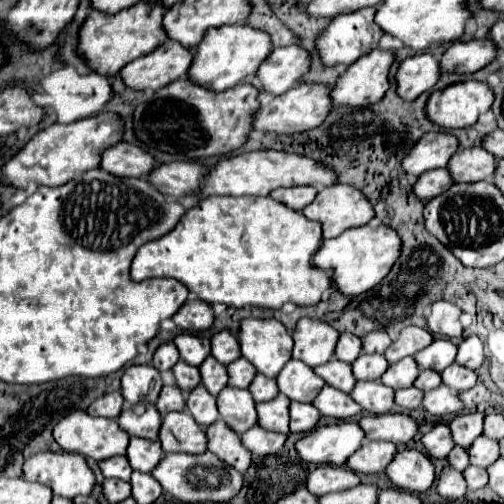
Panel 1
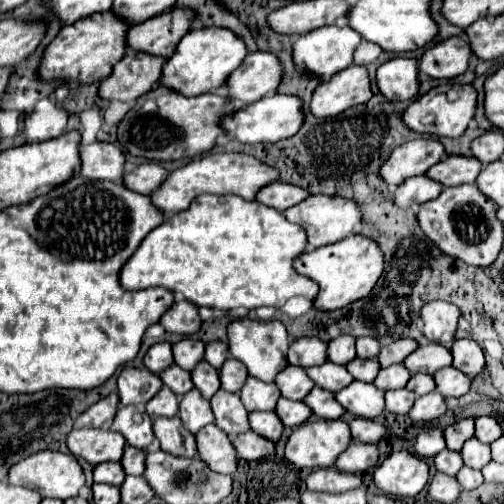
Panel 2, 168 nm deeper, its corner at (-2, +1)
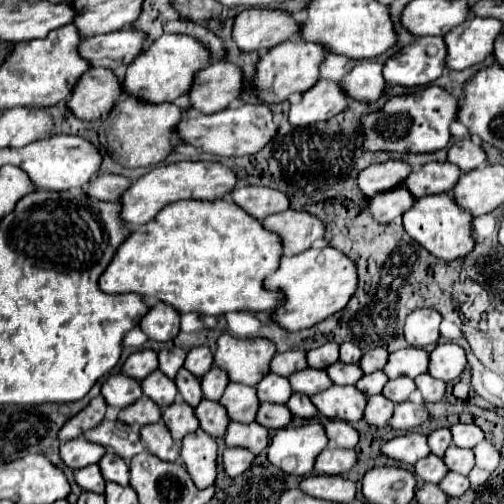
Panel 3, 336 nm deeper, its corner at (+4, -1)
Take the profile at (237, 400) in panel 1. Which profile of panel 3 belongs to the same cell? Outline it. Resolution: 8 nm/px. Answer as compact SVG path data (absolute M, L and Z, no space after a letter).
M210 399L200 401L200 405L196 407L196 417L200 421L200 427L212 437L224 437L230 425L230 417L226 409L222 409L218 401L210 401Z

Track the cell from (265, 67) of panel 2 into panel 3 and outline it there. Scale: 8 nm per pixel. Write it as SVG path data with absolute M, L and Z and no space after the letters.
M214 61L196 75L190 89L192 109L202 113L218 113L236 103L244 91L244 71L230 61Z

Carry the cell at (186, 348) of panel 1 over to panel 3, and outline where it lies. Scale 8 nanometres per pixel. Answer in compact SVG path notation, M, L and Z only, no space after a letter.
M172 347L172 349L162 349L158 353L158 361L160 361L160 371L164 375L168 375L170 379L176 377L178 369L184 365L184 359L186 359L186 351L180 349L180 347Z

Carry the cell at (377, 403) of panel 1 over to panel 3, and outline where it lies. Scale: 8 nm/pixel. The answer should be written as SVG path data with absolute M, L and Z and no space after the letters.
M332 385L312 397L312 403L318 407L320 415L346 423L356 423L364 417L366 401L366 395L354 385Z

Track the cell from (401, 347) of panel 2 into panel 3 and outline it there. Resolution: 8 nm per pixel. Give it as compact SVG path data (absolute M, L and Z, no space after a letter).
M374 347L370 351L366 351L360 359L360 367L364 373L374 373L376 369L384 369L386 361L388 361L388 355L390 351L388 349L382 349L382 347Z

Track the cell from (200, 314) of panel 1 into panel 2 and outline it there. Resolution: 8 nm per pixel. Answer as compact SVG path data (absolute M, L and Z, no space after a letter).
M180 301L174 303L158 321L168 333L178 335L194 335L198 333L202 321L198 317L198 307L192 307L192 303Z

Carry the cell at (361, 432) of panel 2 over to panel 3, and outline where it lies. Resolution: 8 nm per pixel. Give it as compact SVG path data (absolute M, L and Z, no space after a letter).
M328 421L324 423L326 435L330 439L332 447L340 447L340 449L354 449L358 445L358 431L346 423L346 421Z

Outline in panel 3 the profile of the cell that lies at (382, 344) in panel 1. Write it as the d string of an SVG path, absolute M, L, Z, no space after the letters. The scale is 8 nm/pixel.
M342 343L340 345L340 361L342 363L358 363L362 357L362 349L354 343Z

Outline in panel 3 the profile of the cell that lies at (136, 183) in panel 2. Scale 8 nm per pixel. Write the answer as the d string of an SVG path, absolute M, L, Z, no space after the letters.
M98 175L94 177L94 181L90 181L88 187L88 195L94 199L102 199L102 201L118 201L118 197L122 197L122 193L130 187L130 179L122 177L122 175Z

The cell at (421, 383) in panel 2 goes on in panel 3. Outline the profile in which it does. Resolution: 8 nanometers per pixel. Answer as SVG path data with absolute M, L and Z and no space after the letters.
M398 377L398 379L388 381L388 385L384 387L382 395L388 397L390 401L394 401L394 403L402 403L402 401L408 401L408 397L414 391L416 391L414 379L410 379L410 377Z

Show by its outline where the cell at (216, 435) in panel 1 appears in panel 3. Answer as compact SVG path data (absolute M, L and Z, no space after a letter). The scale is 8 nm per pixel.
M196 429L194 433L184 437L180 461L186 465L196 487L204 489L216 481L218 445L206 431Z

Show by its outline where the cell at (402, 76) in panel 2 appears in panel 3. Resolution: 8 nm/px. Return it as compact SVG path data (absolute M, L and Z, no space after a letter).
M358 61L356 67L340 81L342 89L350 99L378 101L386 91L386 79L382 77L382 65L376 61Z

